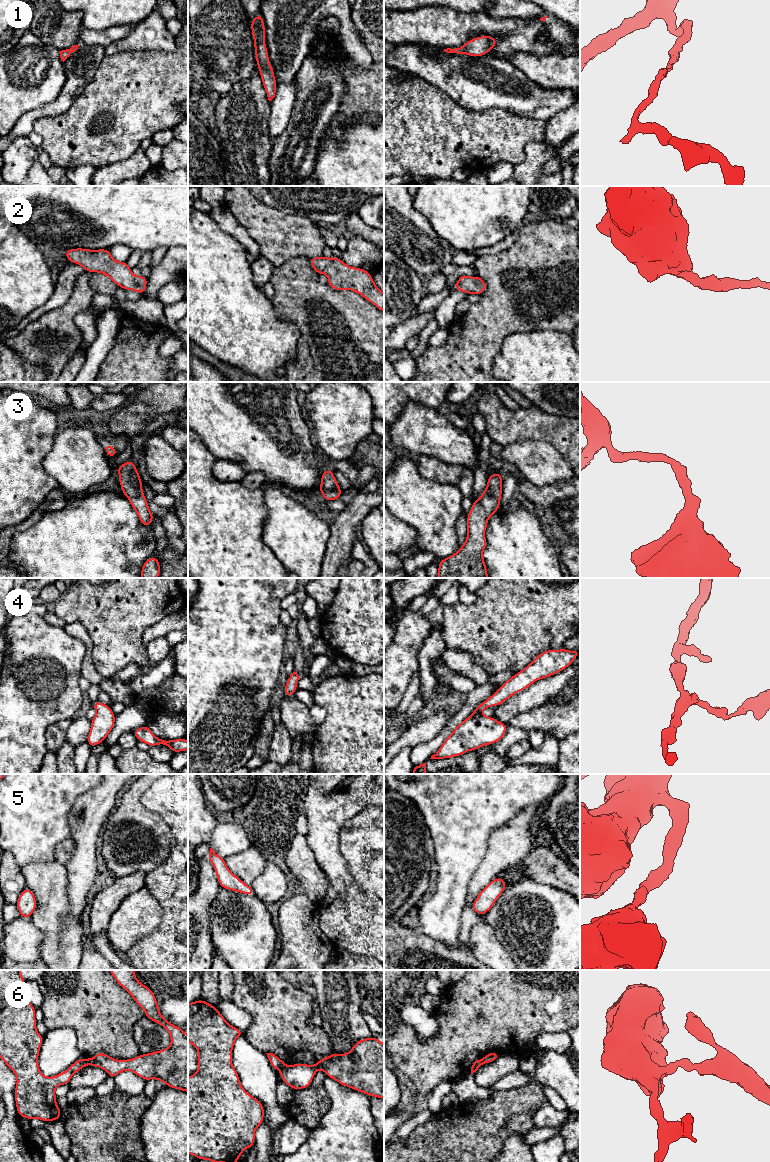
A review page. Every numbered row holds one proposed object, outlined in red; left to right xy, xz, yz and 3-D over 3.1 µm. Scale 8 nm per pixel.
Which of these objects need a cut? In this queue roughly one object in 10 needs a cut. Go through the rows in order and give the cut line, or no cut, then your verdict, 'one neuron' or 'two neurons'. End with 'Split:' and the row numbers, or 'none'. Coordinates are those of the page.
1: no cut | one neuron
2: no cut | one neuron
3: no cut | one neuron
4: no cut | one neuron
5: no cut | one neuron
6: xz (286, 1066), (280, 1070) | two neurons
Split: 6

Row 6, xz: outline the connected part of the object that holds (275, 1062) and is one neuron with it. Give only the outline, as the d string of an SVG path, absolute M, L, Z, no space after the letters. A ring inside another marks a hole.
M266 1053L266 1054L269 1059L270 1065L274 1069L281 1070L282 1068L286 1067L285 1063L275 1054L273 1053Z

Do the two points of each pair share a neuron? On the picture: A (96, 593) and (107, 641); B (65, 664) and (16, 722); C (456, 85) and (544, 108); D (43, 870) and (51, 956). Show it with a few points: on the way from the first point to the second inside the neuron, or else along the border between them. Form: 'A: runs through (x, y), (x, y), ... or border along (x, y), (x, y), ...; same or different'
A: runs through (100, 605), (107, 613), (107, 629); same
B: runs through (48, 669), (45, 676), (25, 696), (24, 705); same
C: runs through (478, 85), (504, 96), (522, 99); same
D: runs through (50, 891), (51, 935); same

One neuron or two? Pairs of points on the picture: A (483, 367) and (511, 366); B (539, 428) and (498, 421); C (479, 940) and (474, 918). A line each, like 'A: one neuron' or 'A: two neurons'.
A: two neurons
B: one neuron
C: two neurons

